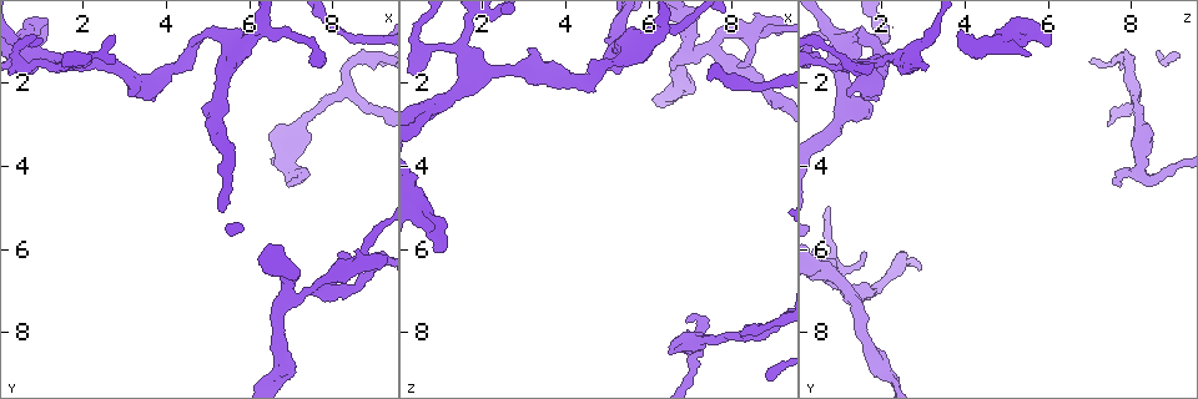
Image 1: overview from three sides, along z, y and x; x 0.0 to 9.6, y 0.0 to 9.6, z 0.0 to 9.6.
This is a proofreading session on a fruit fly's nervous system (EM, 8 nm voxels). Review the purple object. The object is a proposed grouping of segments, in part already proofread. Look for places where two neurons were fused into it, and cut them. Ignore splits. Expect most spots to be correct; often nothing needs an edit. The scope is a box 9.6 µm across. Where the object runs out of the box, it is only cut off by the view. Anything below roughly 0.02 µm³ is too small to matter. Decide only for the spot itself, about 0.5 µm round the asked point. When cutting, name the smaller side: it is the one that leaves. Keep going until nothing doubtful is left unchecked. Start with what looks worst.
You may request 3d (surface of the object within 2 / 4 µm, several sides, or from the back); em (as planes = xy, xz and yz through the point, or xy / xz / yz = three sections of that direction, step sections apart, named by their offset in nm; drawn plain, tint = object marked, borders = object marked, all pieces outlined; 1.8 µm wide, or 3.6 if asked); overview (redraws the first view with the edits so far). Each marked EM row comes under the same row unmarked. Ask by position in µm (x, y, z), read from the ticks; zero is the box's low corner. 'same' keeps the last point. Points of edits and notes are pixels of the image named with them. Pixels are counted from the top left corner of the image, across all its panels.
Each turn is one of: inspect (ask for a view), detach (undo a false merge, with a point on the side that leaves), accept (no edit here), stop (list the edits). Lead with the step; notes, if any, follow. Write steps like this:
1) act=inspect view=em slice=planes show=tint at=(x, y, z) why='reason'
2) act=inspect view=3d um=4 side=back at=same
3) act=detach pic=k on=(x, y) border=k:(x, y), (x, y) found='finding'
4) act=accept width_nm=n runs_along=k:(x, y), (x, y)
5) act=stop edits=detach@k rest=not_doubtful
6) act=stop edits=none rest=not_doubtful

act=inspect view=3d um=4 at=(0.65, 0.80, 5.00) why='thick turns thin'

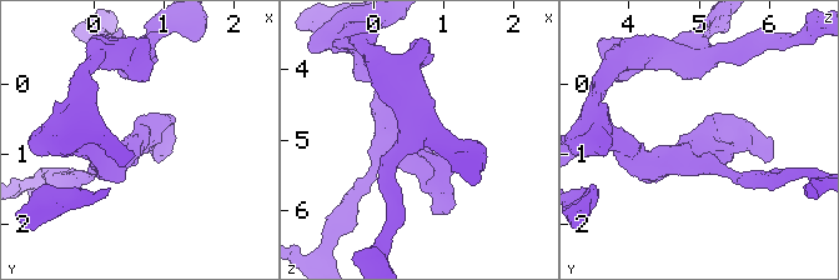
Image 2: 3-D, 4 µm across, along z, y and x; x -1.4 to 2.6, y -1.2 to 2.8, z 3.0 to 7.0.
act=inspect view=em slice=planes show=tint at=(0.65, 0.80, 5.00) arm_widths_nm=220,420 why='now the EM'

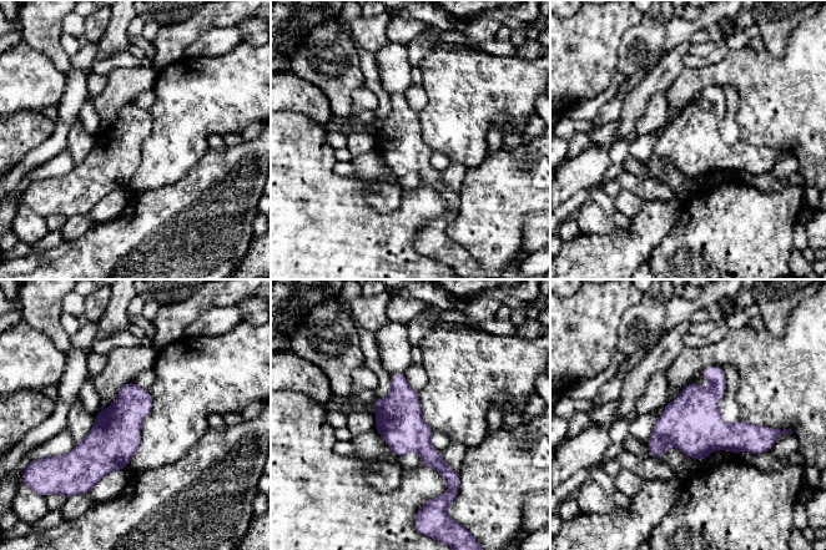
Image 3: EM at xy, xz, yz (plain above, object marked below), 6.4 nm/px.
act=accept runs_along=3:(393, 377), (402, 424), (453, 480) found='all the same neuron'

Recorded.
act=inspect view=em slice=planes show=tint at=(7.70, 6.80, 0.75) why='calibre changes'

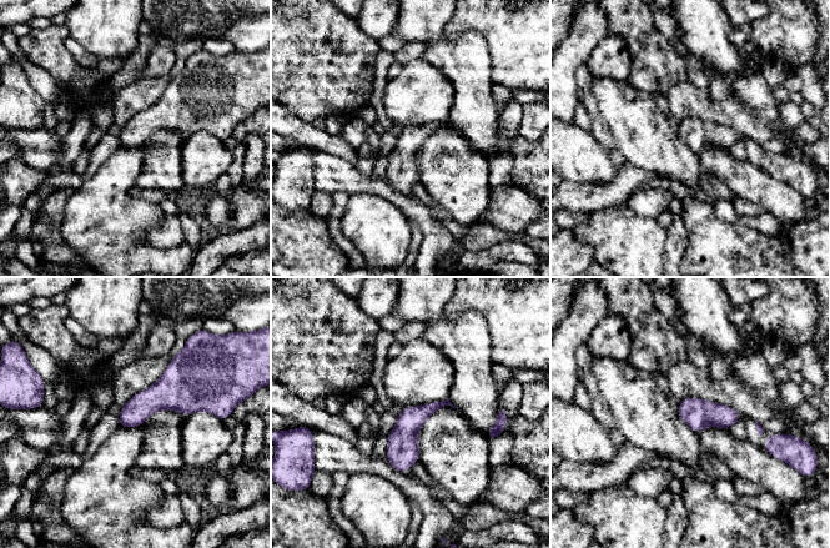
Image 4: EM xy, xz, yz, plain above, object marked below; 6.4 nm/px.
act=accept found='all the same neuron'

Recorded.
act=inspect view=3d um=4 at=(7.05, 7.25, 1.30) why='narrows sharply'

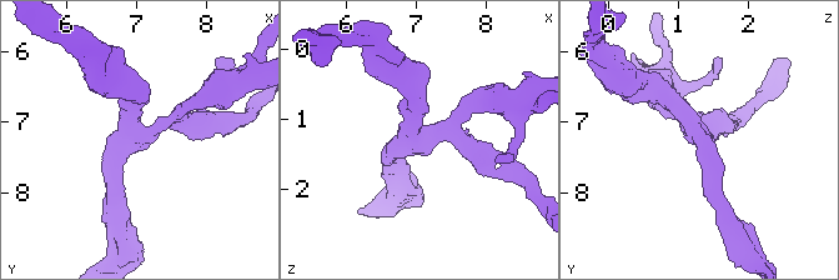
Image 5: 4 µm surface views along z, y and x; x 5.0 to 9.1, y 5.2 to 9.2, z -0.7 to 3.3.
act=inspect view=em slice=xz step=4 show=tint at=(7.05, 7.15, 1.30) arms=4 why='need the tissue'

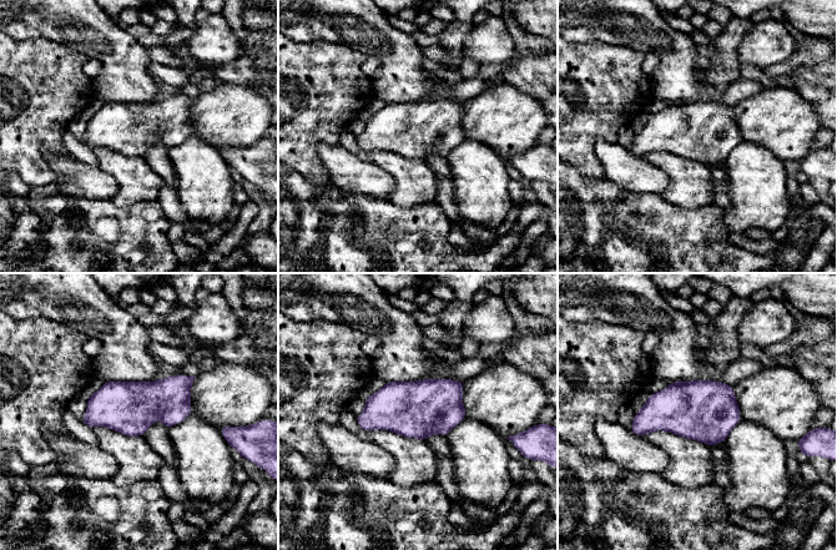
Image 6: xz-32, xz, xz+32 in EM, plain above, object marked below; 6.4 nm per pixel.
act=accept found='one neuron here'

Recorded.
act=stop edits=none rest=not_doubtful

